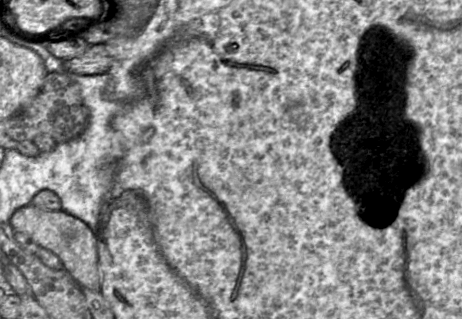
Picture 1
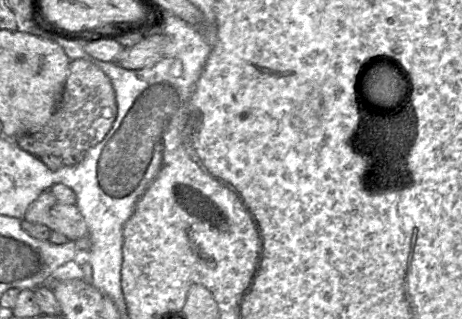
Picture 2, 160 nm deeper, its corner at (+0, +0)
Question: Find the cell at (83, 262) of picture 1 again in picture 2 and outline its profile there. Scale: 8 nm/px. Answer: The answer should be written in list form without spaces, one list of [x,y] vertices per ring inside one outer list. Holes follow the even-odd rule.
[[[46,190],[27,208],[25,221],[43,224],[51,231],[65,235],[68,241],[88,237],[88,226],[76,204],[66,205]]]

